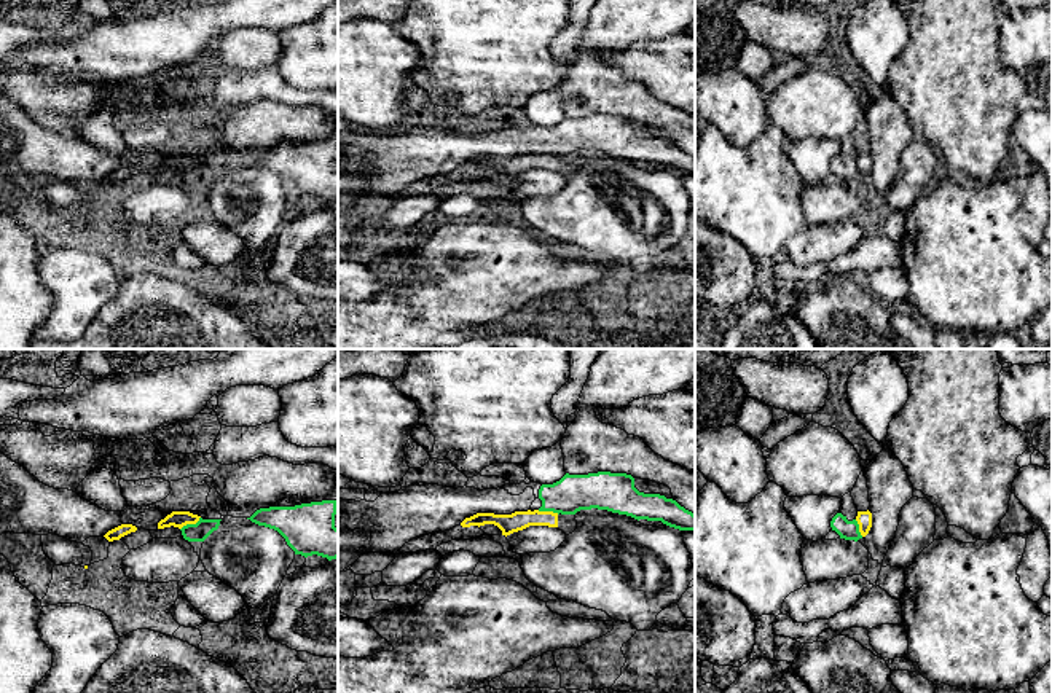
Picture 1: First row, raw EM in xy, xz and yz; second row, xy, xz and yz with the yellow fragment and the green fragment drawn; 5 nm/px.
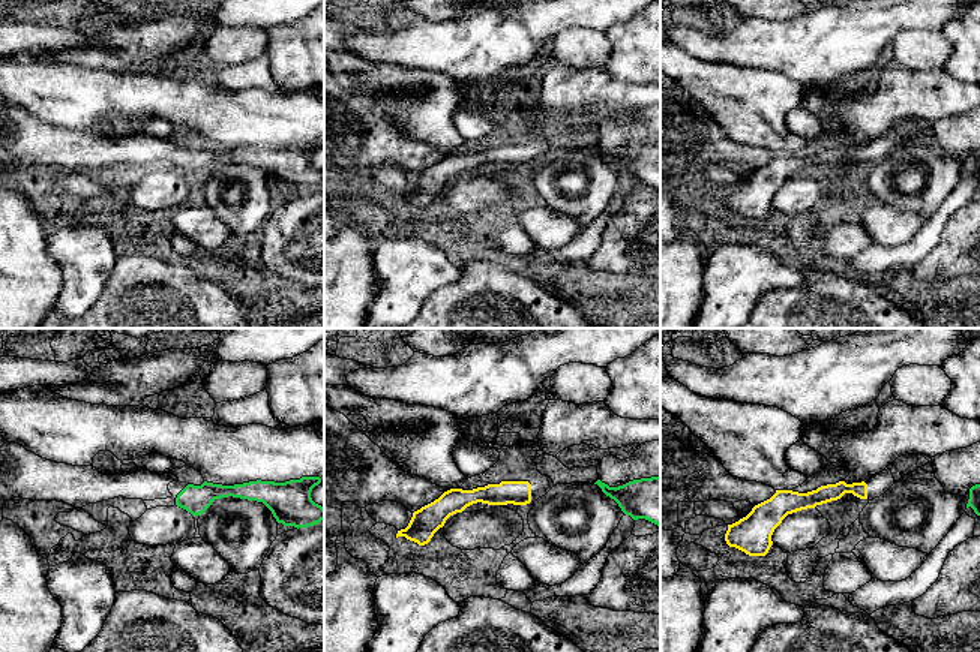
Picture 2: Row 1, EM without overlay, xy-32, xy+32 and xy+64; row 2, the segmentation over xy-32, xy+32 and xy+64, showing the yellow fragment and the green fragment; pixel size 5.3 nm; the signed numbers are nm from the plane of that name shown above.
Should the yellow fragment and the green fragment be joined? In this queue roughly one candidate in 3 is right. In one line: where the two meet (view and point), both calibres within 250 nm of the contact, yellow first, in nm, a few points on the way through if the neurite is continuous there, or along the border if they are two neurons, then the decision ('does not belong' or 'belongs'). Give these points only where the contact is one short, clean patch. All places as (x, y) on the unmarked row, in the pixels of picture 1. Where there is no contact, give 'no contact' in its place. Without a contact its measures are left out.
contact xy (190, 166); calibres 80 and 100 nm; border xy (200, 160), (195, 166), (187, 166), (180, 172); does not belong

